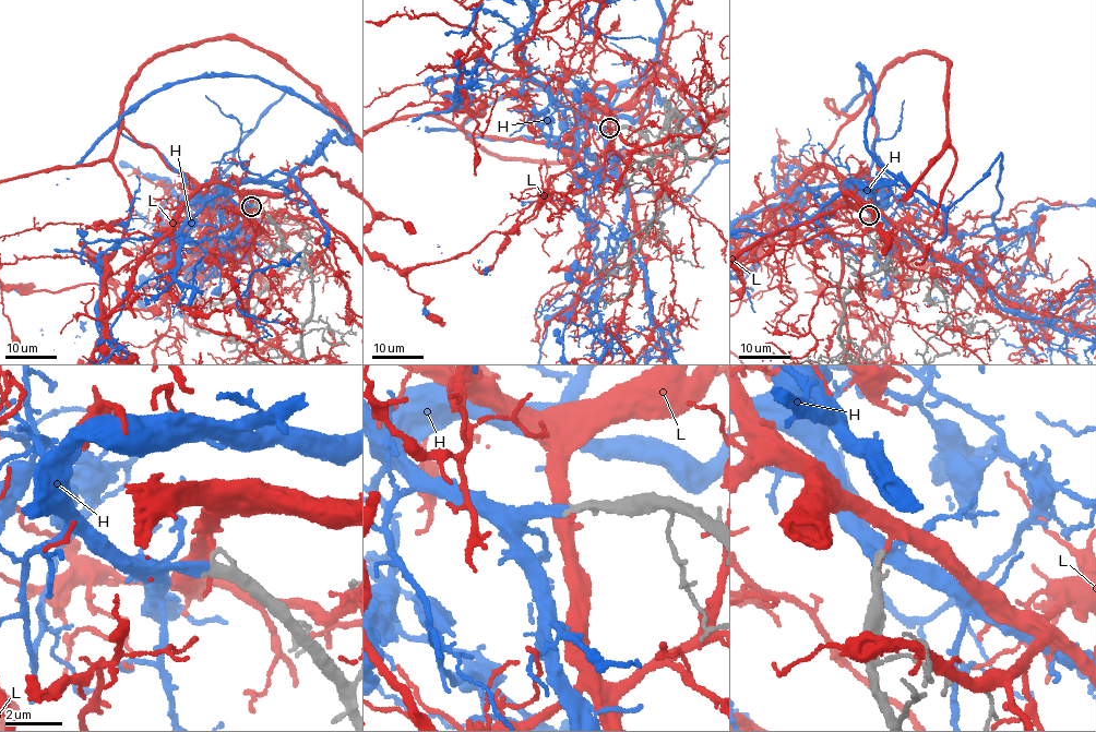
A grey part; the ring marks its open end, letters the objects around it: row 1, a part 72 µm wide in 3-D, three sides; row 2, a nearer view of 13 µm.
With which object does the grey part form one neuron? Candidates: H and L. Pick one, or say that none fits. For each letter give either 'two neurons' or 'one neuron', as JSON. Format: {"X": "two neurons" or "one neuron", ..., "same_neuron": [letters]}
{"H": "one neuron", "L": "two neurons", "same_neuron": ["H"]}

